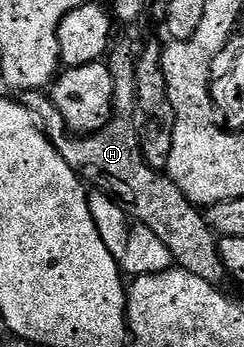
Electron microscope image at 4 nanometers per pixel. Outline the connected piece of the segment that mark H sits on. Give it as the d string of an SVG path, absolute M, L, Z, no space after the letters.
M127 42L117 43L110 49L105 63L111 71L114 83L112 94L112 118L107 126L97 132L76 134L70 131L63 116L55 107L52 97L44 91L25 92L19 102L24 105L40 124L42 131L52 141L63 160L77 175L94 189L114 197L127 211L130 219L155 232L173 255L173 263L184 272L195 274L209 284L220 285L226 279L223 258L219 258L218 237L209 227L208 219L198 205L191 203L175 186L175 182L158 169L151 167L143 158L138 132L135 130L135 78L136 55Z

